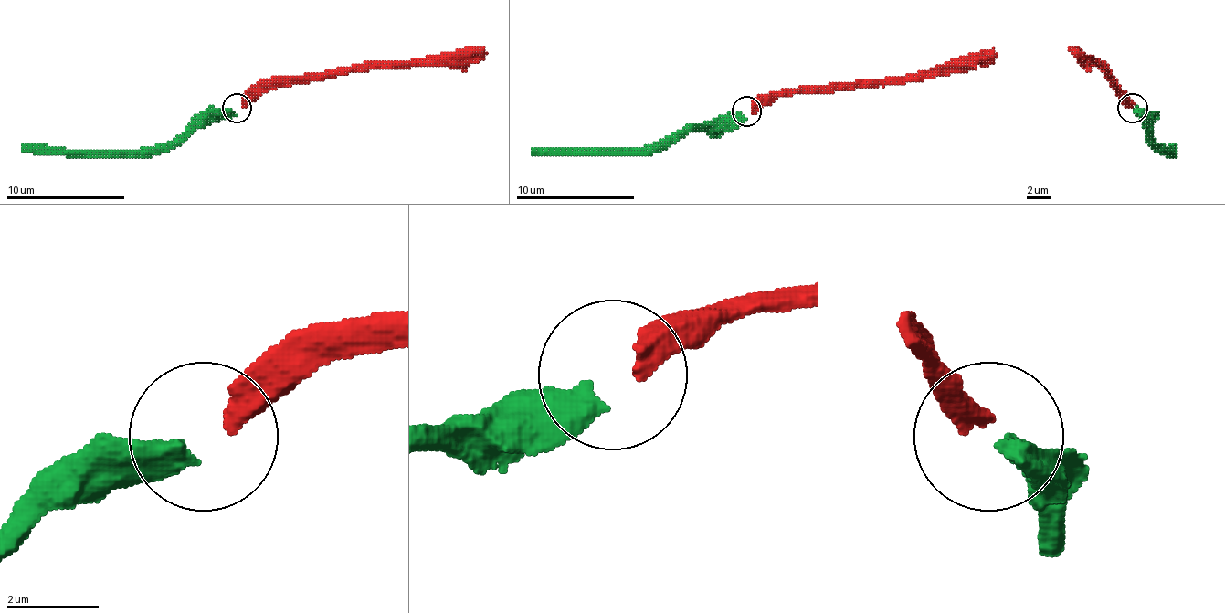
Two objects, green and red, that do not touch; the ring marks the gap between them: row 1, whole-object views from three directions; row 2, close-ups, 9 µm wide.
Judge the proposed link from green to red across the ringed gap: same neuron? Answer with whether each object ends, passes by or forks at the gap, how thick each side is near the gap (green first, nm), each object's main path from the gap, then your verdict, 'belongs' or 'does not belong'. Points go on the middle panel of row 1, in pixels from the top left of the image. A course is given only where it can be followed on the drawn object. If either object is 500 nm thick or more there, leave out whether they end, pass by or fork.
green ends; red ends; calibres 480 and 460 nm; course green (740, 113), (720, 116), (651, 145), (538, 152), (533, 149); course red (752, 110), (773, 95), (800, 89), (832, 89), (880, 80), (919, 80), (943, 66), (976, 66), (993, 47); belongs

